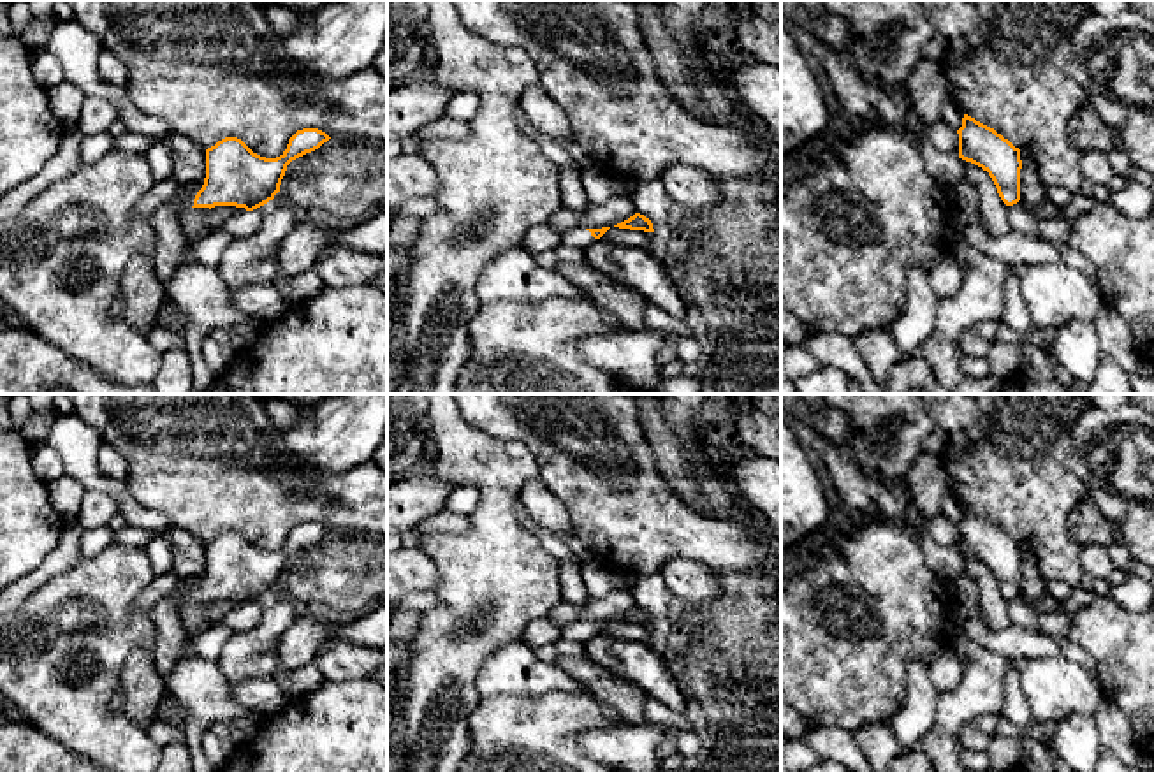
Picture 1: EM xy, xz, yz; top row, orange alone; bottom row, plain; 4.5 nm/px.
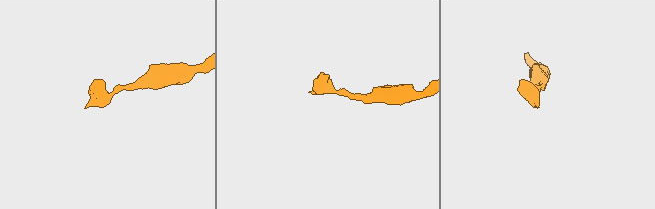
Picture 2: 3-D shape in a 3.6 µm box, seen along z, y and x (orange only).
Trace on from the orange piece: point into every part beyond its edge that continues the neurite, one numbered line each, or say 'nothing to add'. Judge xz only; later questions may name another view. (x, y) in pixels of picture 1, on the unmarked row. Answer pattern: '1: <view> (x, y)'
1: xz (579, 632)

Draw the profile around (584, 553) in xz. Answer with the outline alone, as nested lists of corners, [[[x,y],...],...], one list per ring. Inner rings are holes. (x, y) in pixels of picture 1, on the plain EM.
[[[575,535],[565,536],[565,543],[581,564],[600,559],[593,547]]]

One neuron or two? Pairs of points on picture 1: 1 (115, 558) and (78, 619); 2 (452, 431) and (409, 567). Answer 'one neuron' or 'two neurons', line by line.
1: one neuron
2: two neurons

